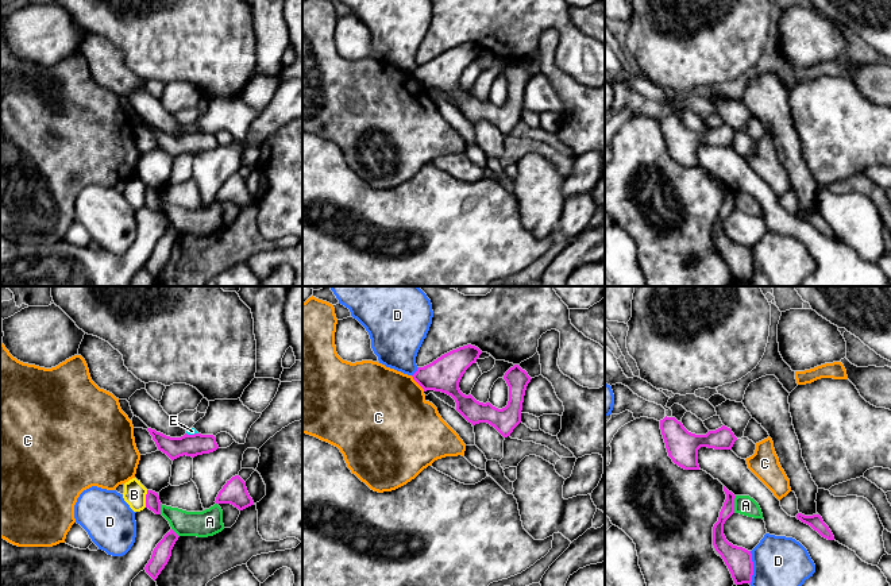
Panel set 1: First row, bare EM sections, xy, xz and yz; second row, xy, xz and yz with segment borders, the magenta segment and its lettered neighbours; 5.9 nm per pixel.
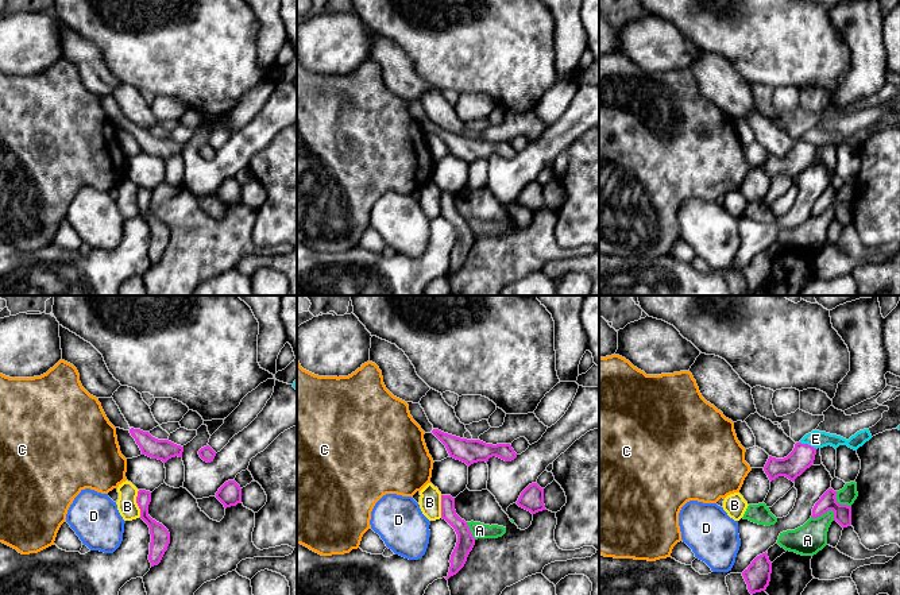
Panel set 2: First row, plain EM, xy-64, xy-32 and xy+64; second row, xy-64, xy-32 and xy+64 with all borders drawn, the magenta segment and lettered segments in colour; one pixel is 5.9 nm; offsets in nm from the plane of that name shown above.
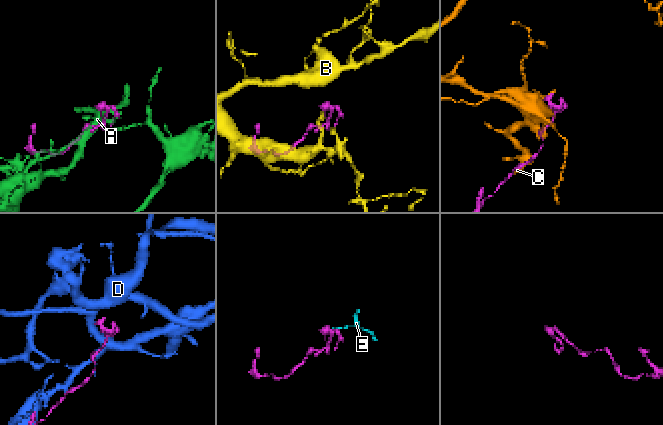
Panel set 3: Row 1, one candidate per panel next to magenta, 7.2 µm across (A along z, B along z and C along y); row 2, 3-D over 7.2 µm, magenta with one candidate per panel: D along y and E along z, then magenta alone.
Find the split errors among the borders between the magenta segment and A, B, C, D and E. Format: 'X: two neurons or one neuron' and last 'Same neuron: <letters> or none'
A: two neurons
B: two neurons
C: two neurons
D: two neurons
E: two neurons
Same neuron: none

